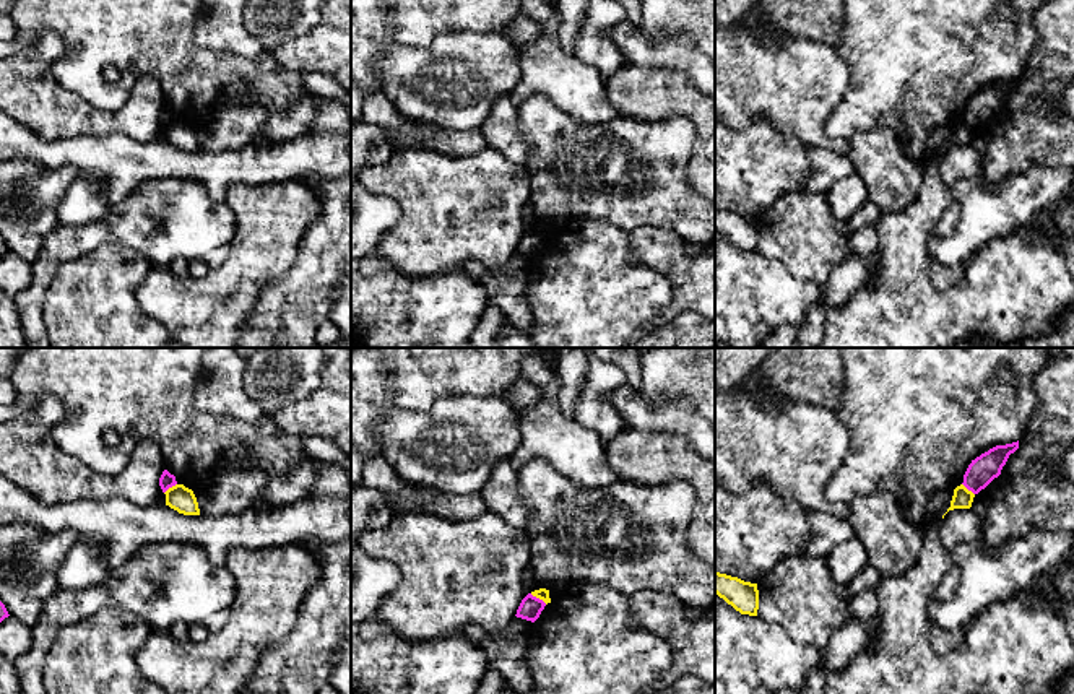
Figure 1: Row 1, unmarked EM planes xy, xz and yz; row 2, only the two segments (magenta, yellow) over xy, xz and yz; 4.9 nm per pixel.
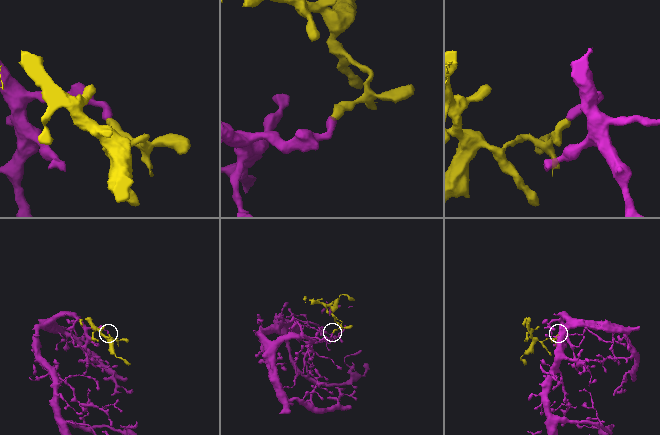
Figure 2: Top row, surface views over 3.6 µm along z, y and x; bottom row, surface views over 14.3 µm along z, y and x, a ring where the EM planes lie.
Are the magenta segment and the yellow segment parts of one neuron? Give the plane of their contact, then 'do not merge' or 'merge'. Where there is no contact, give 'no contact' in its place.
xz | do not merge

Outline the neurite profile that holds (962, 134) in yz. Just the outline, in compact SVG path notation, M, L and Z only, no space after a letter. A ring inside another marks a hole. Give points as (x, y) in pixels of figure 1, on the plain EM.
M964 120L957 122L954 125L954 132L952 132L951 143L947 145L947 148L954 145L970 145L973 133L975 130L968 127Z

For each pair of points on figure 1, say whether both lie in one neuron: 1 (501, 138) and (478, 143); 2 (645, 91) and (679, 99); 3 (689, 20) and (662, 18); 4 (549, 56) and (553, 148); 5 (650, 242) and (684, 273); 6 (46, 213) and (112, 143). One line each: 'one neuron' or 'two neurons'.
1: two neurons
2: one neuron
3: one neuron
4: two neurons
5: one neuron
6: two neurons

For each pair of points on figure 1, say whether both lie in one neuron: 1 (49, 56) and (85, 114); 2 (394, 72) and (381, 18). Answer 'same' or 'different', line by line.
1: same
2: different

